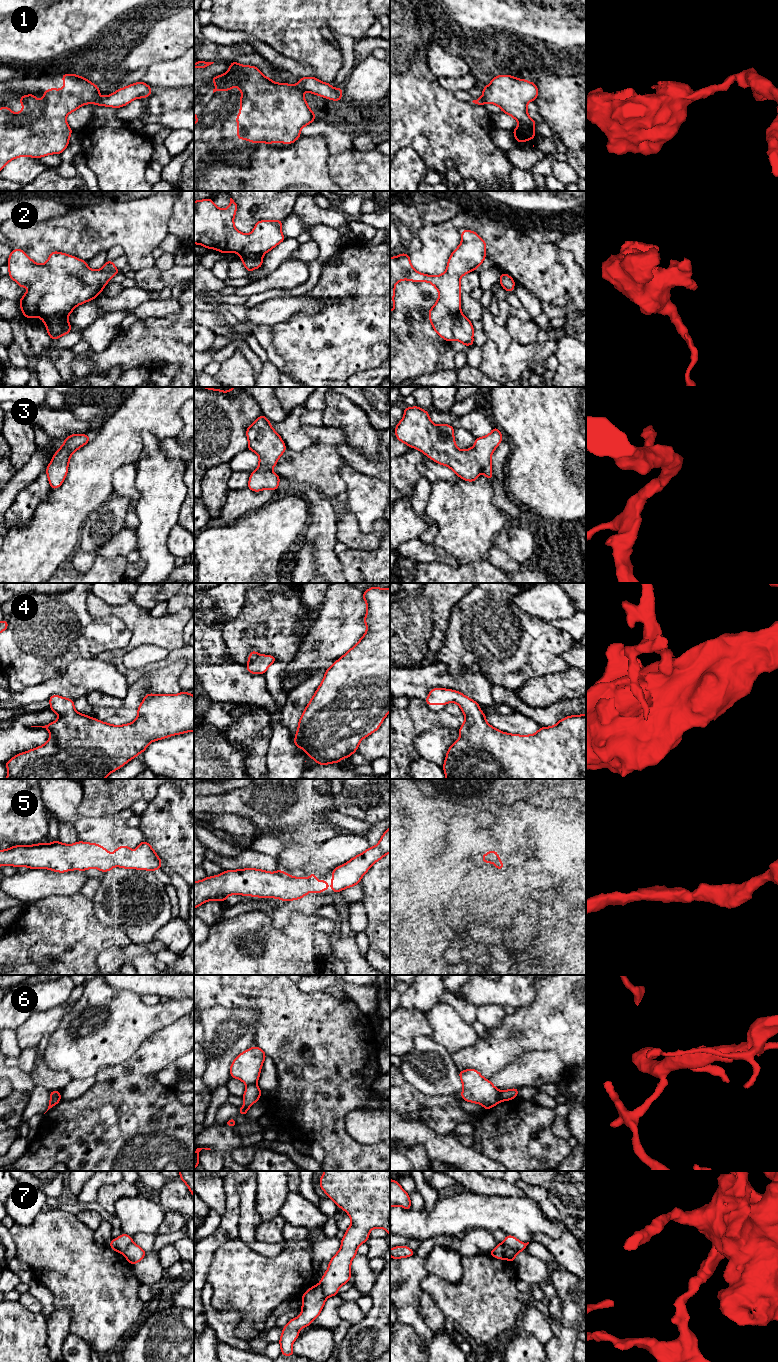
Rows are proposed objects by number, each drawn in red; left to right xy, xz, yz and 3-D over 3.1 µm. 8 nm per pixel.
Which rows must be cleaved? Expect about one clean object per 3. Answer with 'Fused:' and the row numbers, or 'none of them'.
Fused: 1, 2, 6, 7

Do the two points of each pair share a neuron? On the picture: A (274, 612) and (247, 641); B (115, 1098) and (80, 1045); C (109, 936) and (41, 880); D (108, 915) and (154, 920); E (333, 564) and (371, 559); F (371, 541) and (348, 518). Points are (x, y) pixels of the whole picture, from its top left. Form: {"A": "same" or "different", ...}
{"A": "same", "B": "different", "C": "different", "D": "same", "E": "different", "F": "same"}

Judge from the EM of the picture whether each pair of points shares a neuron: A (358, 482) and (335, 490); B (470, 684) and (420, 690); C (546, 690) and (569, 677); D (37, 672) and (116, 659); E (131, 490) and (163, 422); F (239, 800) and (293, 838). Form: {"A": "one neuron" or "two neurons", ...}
{"A": "two neurons", "B": "one neuron", "C": "one neuron", "D": "two neurons", "E": "two neurons", "F": "two neurons"}

